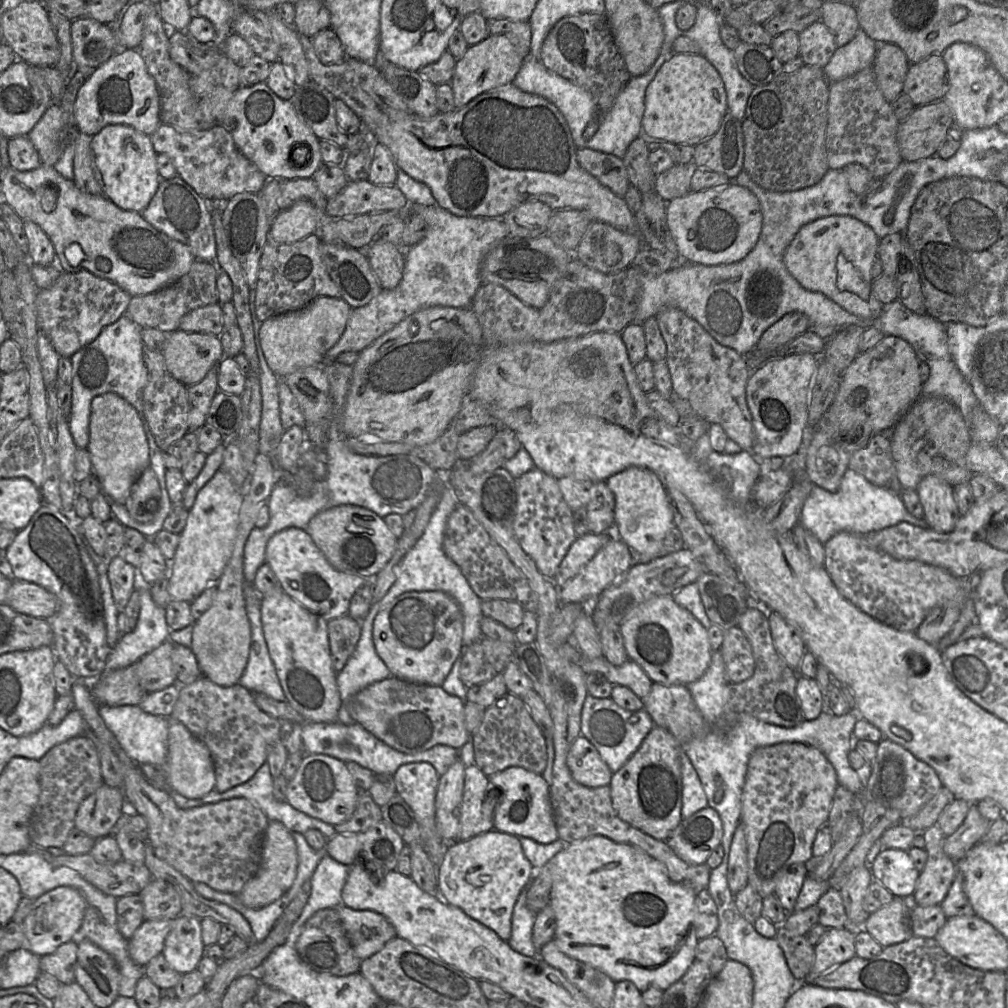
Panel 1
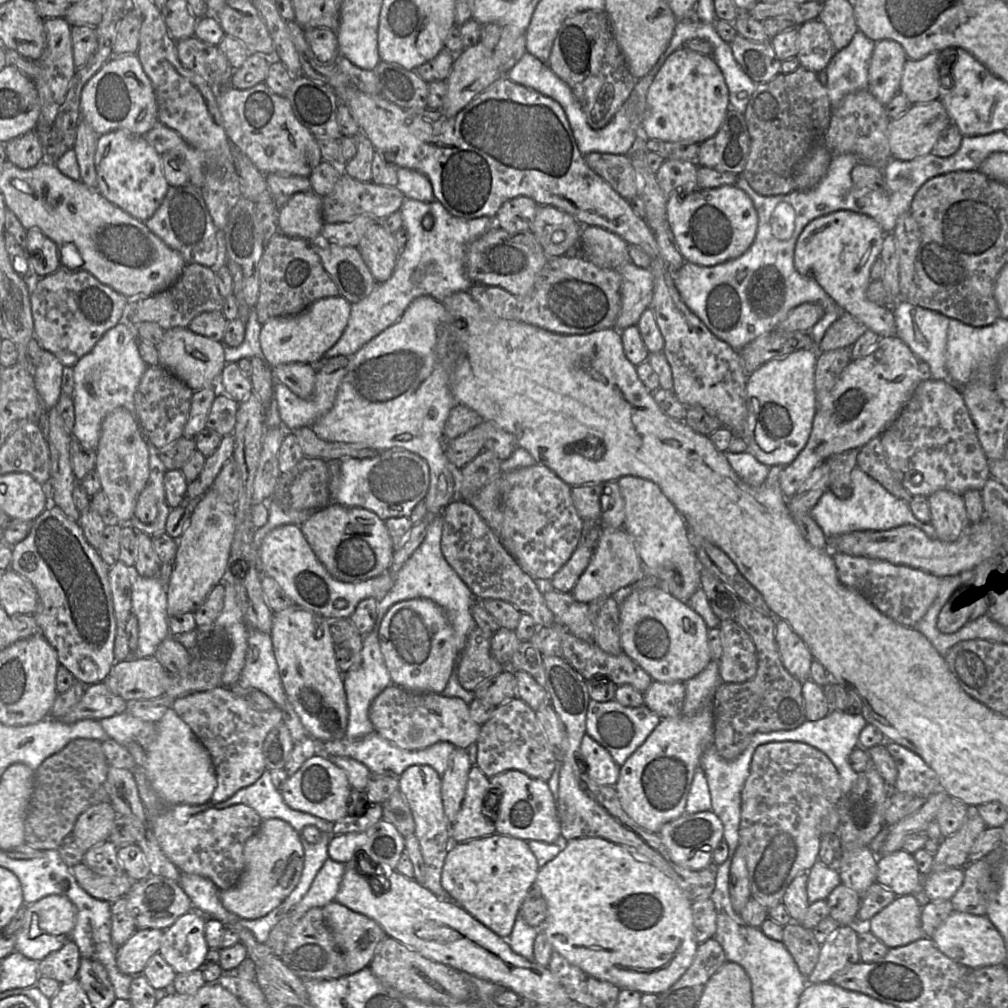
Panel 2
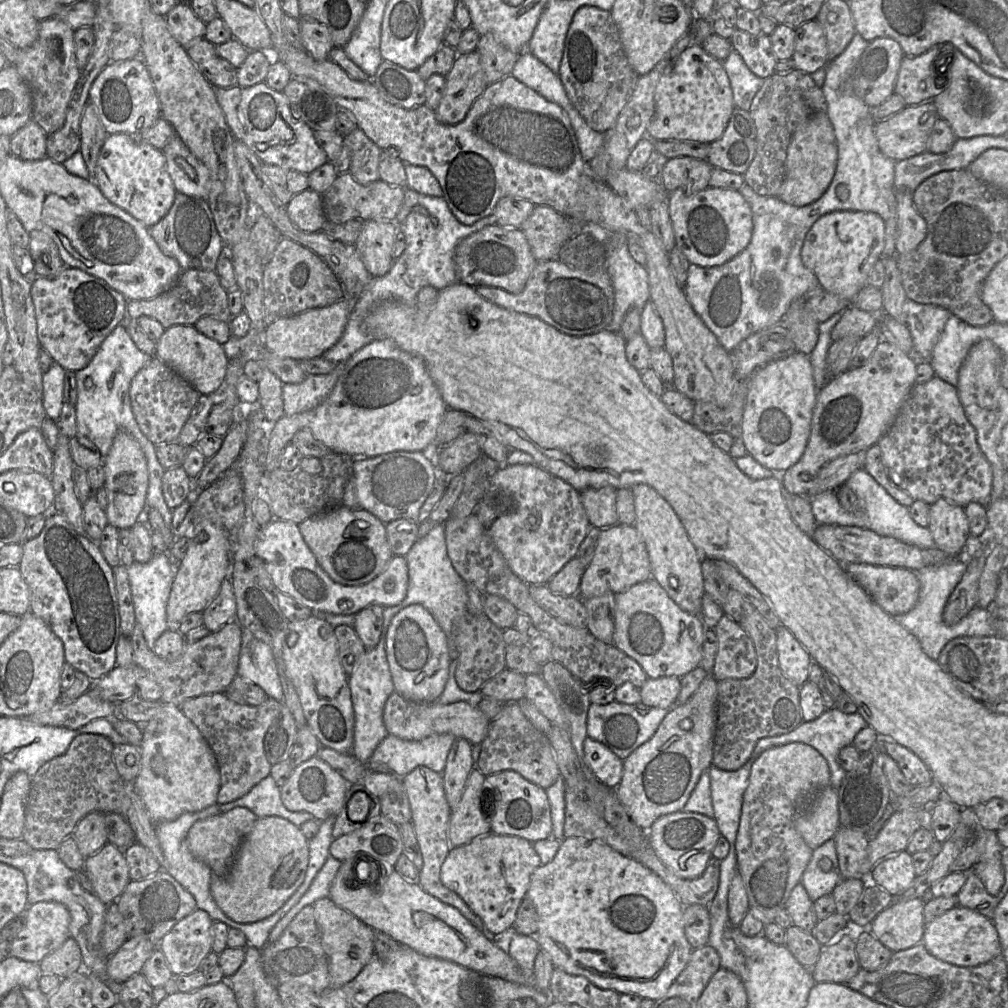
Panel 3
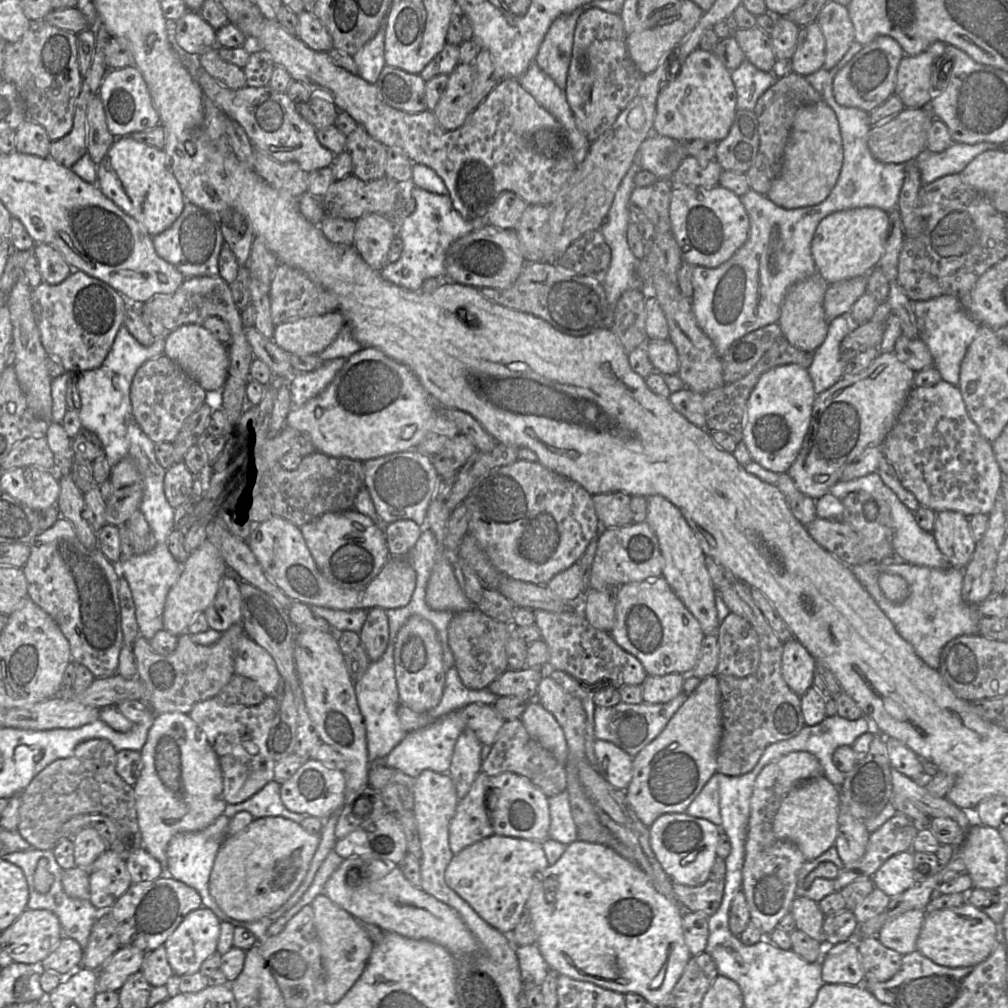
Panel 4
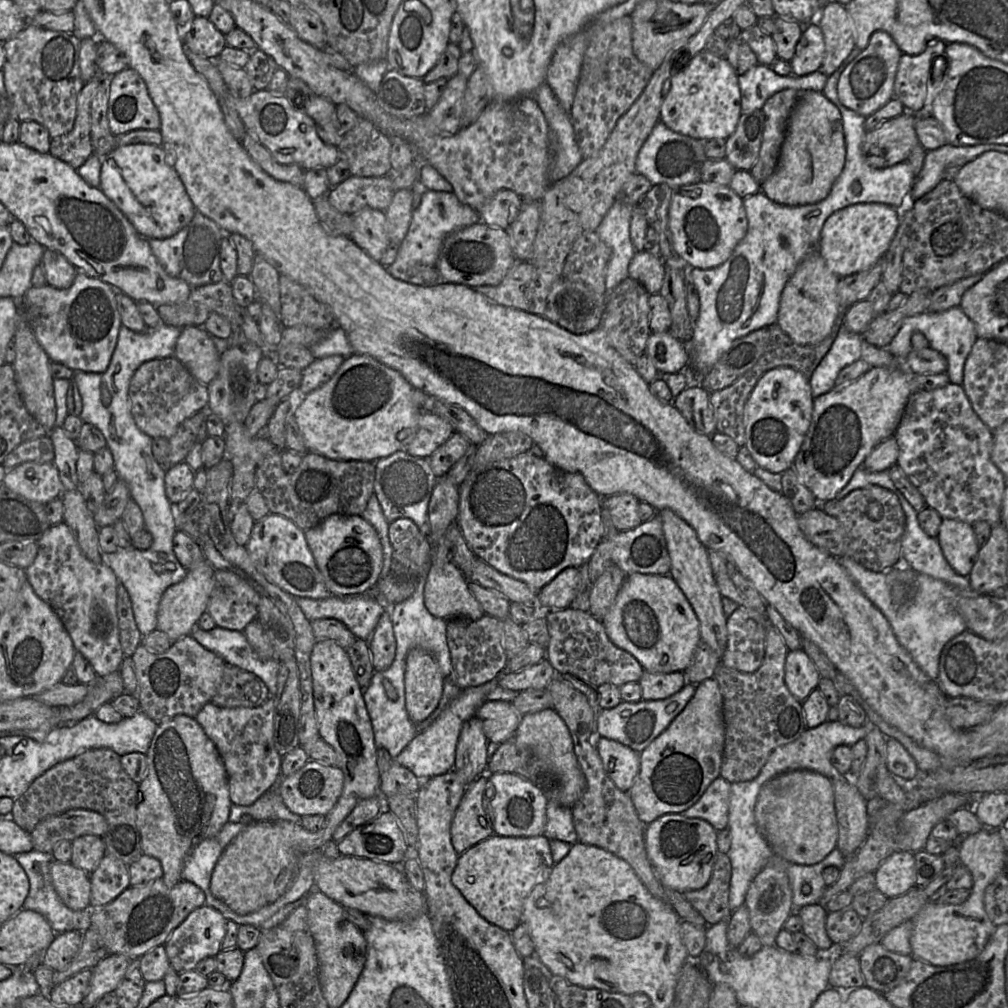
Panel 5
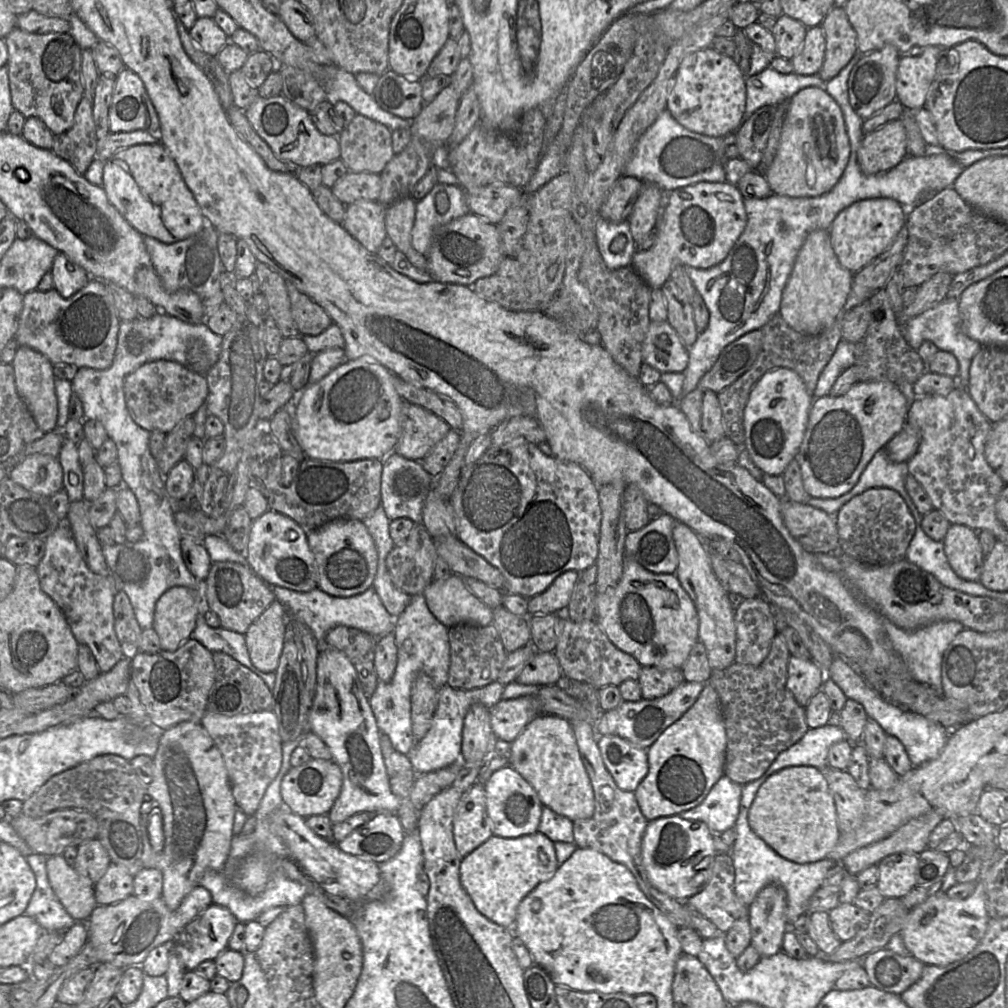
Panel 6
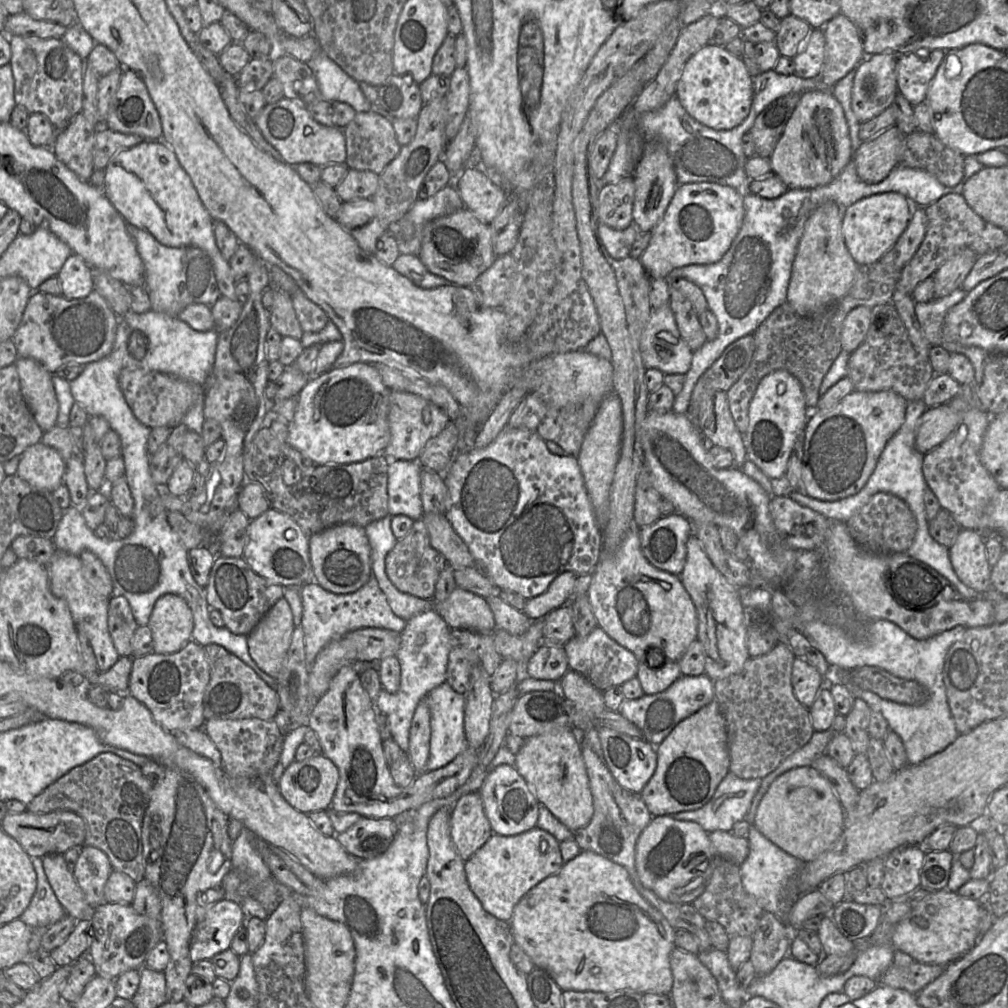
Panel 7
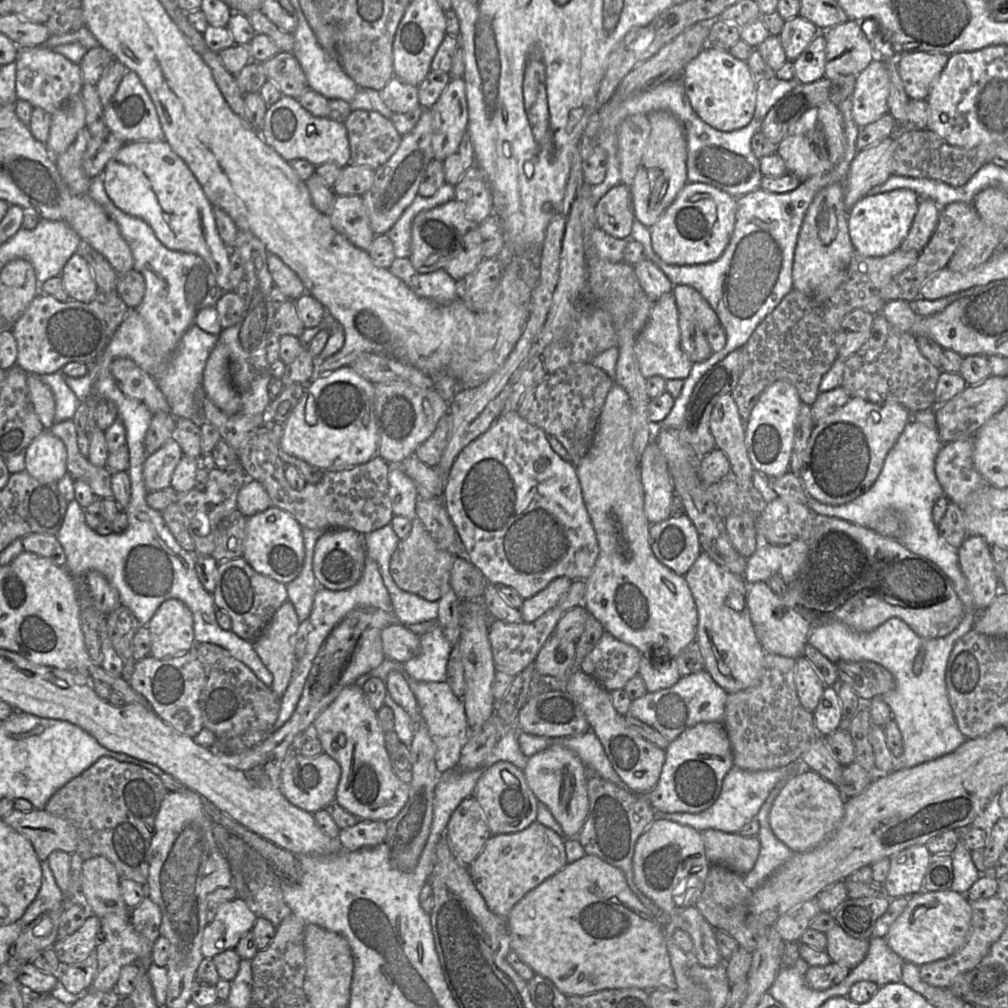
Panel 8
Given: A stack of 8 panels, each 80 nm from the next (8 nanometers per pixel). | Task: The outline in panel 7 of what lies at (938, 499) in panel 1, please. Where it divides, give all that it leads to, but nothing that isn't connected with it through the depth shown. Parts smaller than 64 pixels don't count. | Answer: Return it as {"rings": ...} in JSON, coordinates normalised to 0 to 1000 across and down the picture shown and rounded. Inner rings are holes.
{"rings":[[[953,525],[945,541],[940,544],[944,563],[950,573],[970,588],[983,584],[983,562],[978,546],[978,530]]]}

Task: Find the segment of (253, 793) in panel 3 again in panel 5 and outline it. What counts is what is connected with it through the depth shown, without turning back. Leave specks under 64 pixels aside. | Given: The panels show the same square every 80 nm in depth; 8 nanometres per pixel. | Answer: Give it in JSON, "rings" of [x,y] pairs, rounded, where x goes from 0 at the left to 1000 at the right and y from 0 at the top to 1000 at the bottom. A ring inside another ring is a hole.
{"rings":[[[270,783],[258,790],[250,799],[229,799],[227,814],[237,816],[240,809],[247,808],[252,814],[287,813],[298,816],[300,810],[291,807],[281,796],[276,785]]]}

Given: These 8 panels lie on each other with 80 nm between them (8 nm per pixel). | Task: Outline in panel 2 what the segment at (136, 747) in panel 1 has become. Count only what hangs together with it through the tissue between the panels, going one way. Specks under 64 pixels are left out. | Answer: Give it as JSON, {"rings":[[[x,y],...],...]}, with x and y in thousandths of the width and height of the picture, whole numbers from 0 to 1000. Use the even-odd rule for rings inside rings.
{"rings":[[[126,705],[101,712],[98,716],[108,732],[123,740],[135,736],[145,743],[155,730],[155,717],[143,715]]]}

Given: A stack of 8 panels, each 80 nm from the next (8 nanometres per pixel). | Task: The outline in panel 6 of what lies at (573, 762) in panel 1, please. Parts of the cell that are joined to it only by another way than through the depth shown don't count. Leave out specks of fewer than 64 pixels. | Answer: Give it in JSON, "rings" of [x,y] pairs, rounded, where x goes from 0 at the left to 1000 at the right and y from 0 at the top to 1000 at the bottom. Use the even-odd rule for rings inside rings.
{"rings":[[[598,729],[593,735],[598,756],[611,779],[629,786],[644,764],[642,743],[612,729]]]}

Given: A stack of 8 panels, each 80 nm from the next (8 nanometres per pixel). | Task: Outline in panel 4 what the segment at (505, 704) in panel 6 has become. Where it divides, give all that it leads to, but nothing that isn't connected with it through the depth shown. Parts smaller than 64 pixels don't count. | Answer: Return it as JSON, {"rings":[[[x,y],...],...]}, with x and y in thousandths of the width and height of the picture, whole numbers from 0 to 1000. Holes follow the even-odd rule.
{"rings":[[[467,697],[459,701],[462,721],[469,724],[478,738],[488,739],[501,714],[489,699]]]}

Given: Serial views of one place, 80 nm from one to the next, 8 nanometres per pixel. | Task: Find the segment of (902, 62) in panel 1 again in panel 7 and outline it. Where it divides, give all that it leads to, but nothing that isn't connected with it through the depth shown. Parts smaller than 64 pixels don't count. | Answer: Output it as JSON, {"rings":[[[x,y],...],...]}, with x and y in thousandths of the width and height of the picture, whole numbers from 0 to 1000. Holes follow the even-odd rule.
{"rings":[[[884,52],[858,57],[849,66],[845,82],[844,104],[856,122],[883,106],[891,92],[890,55]]]}

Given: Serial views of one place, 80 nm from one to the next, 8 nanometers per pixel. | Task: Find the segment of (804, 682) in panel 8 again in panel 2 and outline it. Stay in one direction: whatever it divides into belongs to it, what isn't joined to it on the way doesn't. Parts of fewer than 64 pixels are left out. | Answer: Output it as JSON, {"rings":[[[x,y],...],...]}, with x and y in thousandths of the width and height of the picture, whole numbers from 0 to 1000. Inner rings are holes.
{"rings":[[[777,614],[769,615],[769,635],[779,664],[794,677],[803,674],[807,651],[798,636]]]}

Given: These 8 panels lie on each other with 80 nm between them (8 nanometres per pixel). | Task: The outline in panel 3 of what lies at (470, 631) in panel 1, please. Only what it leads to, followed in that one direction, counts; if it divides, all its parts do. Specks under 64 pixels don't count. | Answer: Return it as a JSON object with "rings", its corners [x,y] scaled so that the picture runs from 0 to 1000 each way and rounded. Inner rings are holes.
{"rings":[[[435,520],[424,531],[415,534],[402,554],[406,571],[404,590],[397,599],[380,603],[379,630],[383,629],[384,623],[393,608],[405,600],[417,599],[432,613],[444,636],[445,633],[448,633],[450,619],[464,606],[463,579],[454,570],[443,550],[440,521]]]}

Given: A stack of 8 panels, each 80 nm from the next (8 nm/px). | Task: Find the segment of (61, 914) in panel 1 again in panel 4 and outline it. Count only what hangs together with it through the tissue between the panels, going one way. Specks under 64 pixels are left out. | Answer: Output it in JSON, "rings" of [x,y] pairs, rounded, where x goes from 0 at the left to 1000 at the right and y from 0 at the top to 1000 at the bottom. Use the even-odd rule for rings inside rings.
{"rings":[[[26,902],[6,924],[3,952],[39,959],[62,932],[58,910],[49,903]]]}

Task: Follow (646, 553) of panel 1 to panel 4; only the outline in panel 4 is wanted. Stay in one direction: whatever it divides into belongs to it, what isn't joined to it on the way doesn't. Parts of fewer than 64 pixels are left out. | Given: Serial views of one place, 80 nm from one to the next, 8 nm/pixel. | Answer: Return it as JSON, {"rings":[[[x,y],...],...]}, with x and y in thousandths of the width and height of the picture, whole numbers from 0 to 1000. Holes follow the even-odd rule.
{"rings":[[[655,491],[642,494],[642,518],[650,528],[659,555],[657,572],[661,574],[673,593],[692,615],[699,631],[711,629],[714,617],[710,604],[710,587],[699,562],[699,550],[689,529],[674,505]]]}

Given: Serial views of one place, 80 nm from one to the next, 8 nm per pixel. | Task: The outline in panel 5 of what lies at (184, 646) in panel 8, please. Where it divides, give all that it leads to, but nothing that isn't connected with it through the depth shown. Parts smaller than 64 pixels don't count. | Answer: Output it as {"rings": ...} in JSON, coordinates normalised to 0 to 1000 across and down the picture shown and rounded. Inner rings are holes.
{"rings":[[[201,557],[197,562],[188,564],[181,576],[165,584],[157,603],[156,625],[164,627],[172,637],[189,629],[199,610],[205,607],[208,589],[212,582],[212,567],[213,564],[207,558]]]}

